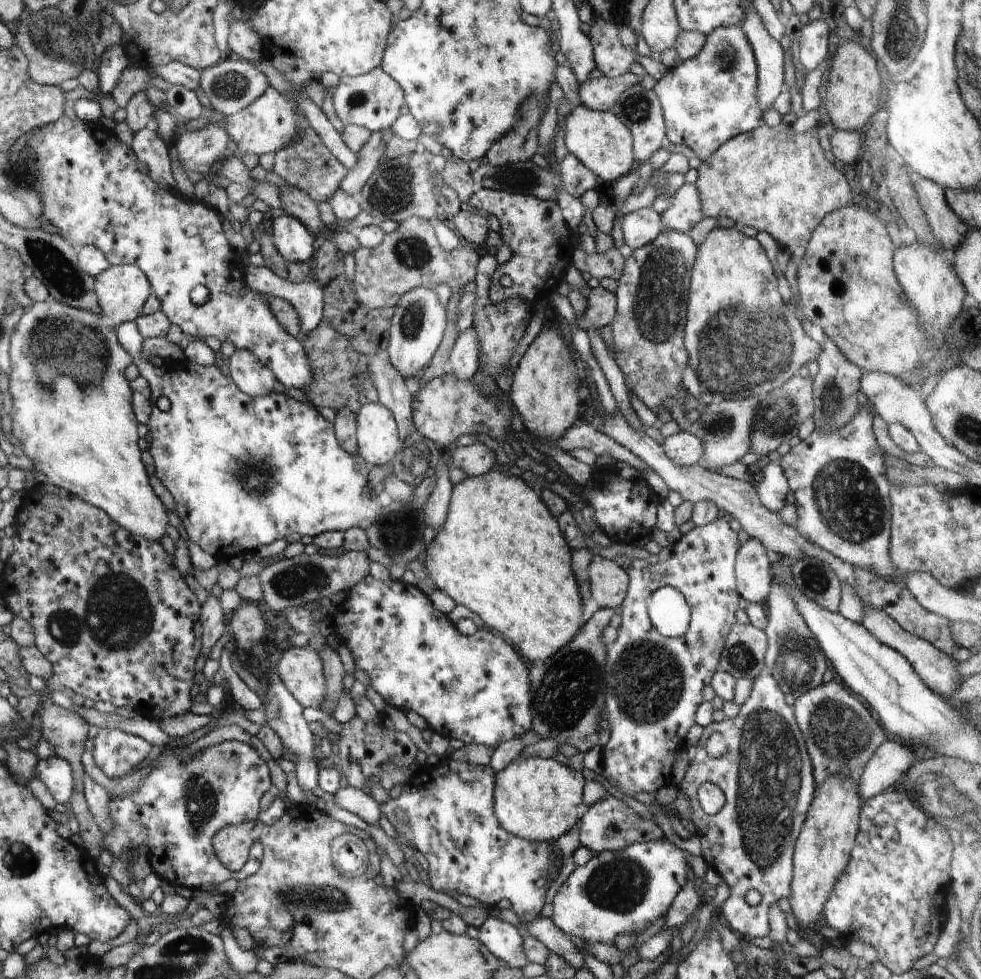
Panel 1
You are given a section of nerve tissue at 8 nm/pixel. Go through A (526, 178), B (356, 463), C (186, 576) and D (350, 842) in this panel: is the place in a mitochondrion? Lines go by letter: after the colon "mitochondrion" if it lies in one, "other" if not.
A: mitochondrion
B: other
C: other
D: other

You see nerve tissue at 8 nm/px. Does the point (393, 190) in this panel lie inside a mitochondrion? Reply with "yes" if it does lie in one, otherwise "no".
yes

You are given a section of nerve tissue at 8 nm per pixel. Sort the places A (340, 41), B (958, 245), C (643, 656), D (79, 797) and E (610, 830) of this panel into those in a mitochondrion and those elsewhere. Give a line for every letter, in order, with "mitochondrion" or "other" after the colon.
A: other
B: other
C: mitochondrion
D: other
E: mitochondrion

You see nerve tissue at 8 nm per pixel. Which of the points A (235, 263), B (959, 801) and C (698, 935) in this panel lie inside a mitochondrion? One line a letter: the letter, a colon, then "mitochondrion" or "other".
A: other
B: mitochondrion
C: other

